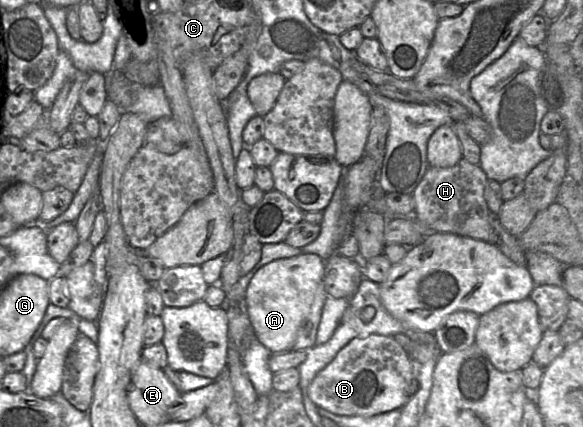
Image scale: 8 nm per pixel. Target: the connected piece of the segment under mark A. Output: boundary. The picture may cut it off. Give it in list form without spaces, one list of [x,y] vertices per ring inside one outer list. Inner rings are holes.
[[[315,254],[272,261],[262,267],[251,279],[246,292],[247,313],[256,338],[273,354],[292,350],[297,332],[309,313],[315,294],[323,286],[325,262]]]

